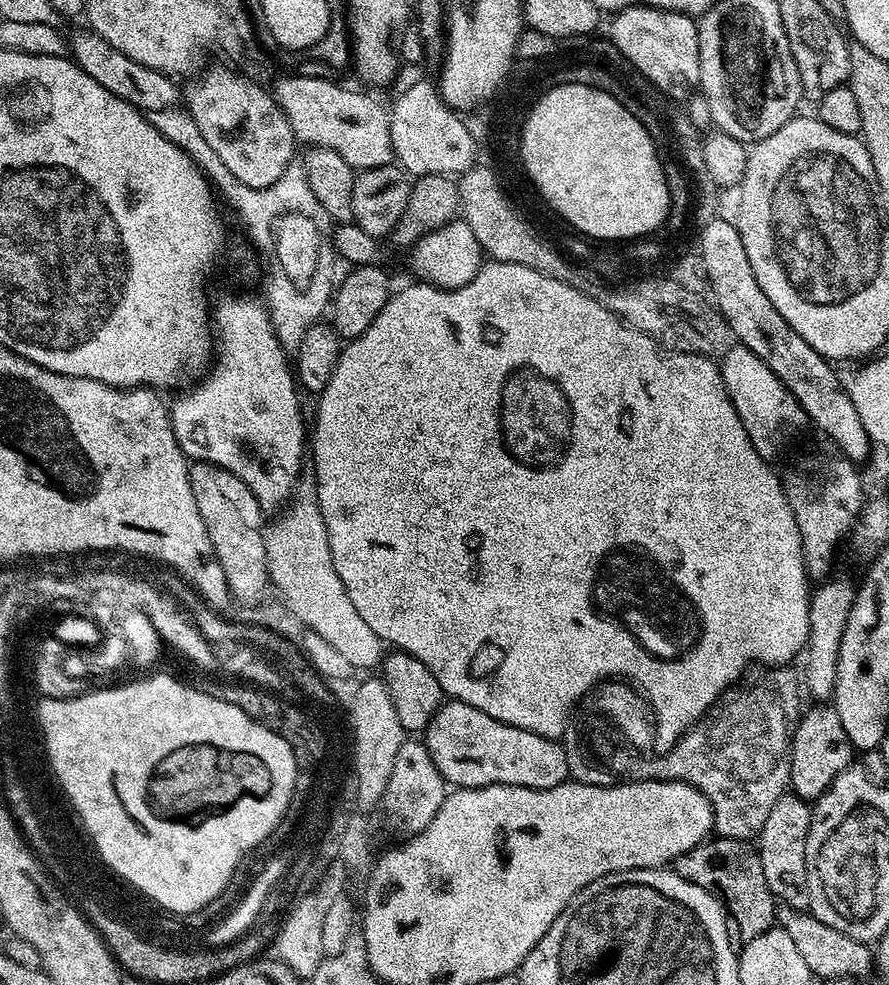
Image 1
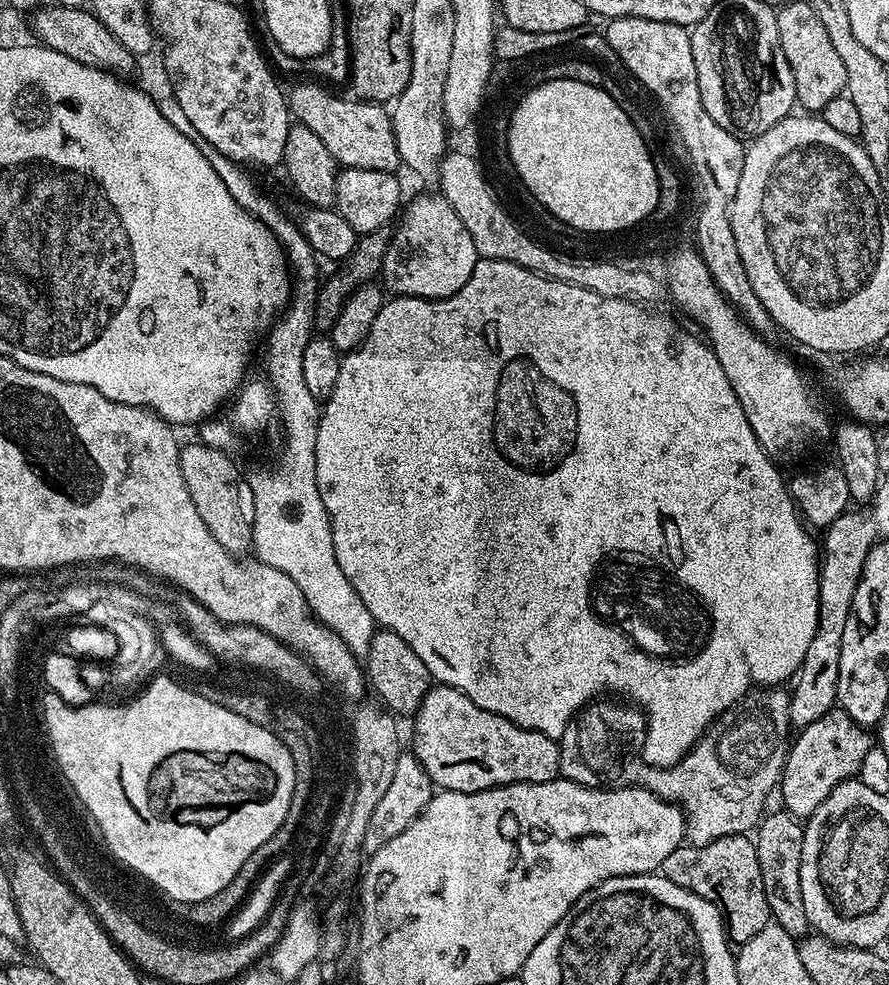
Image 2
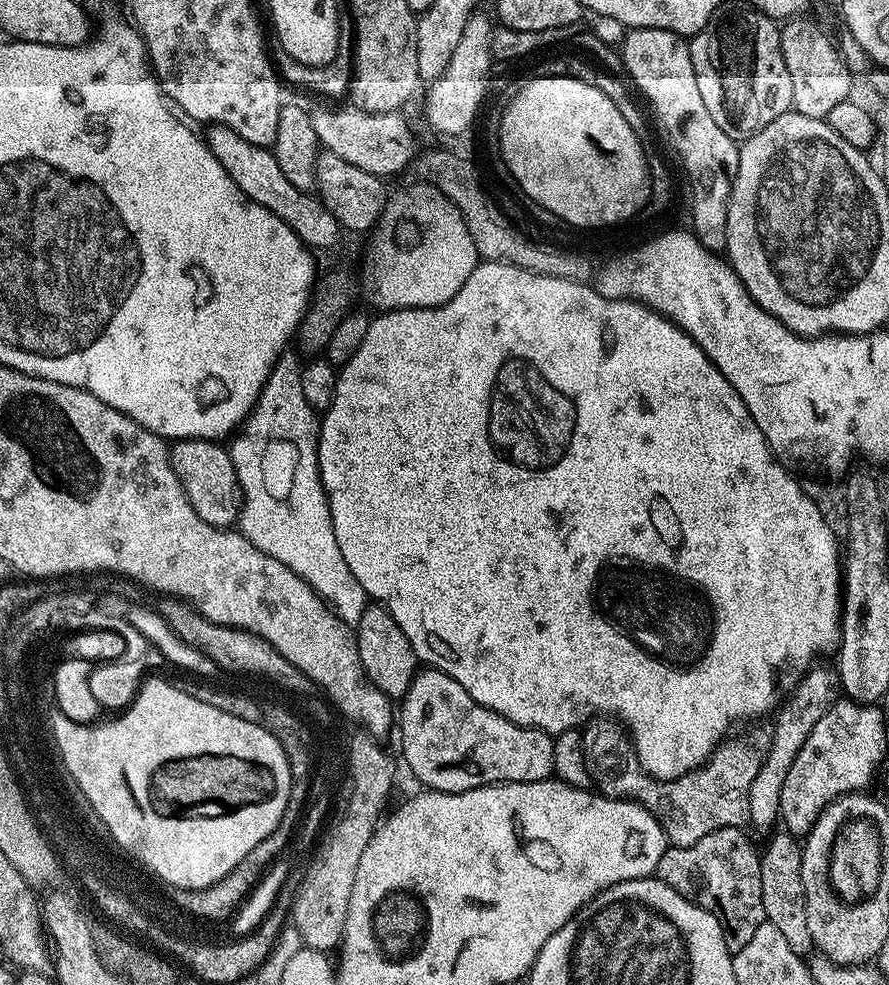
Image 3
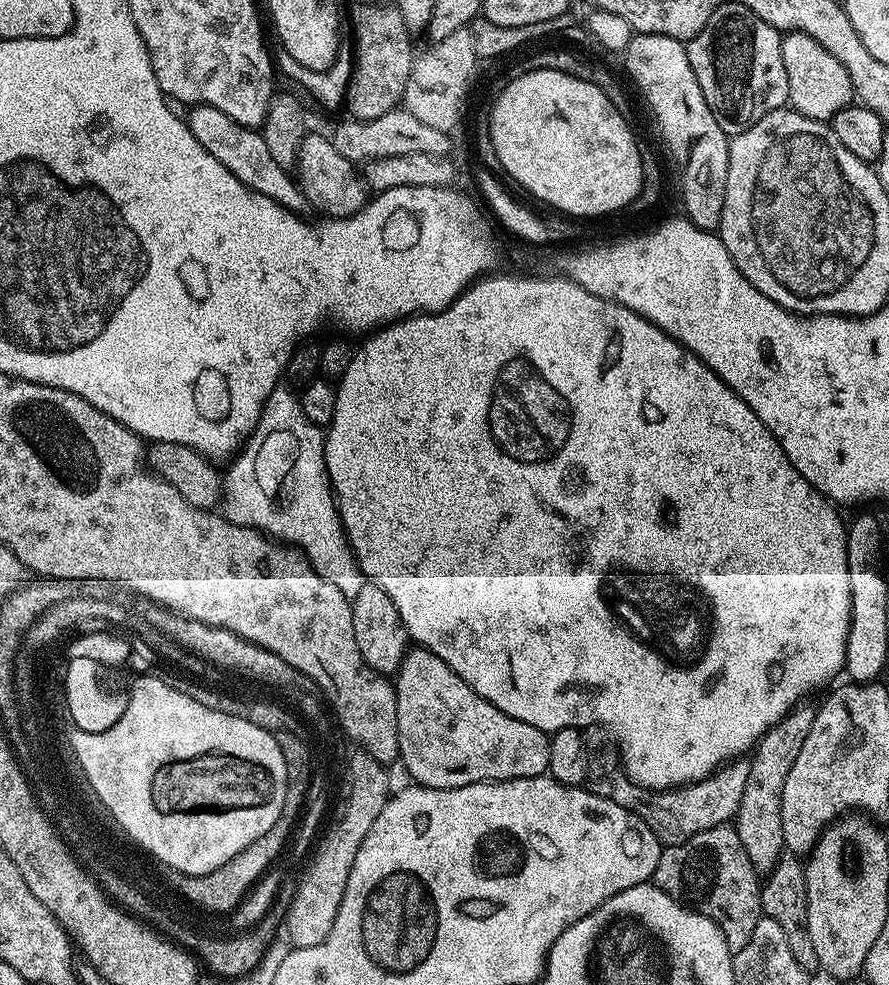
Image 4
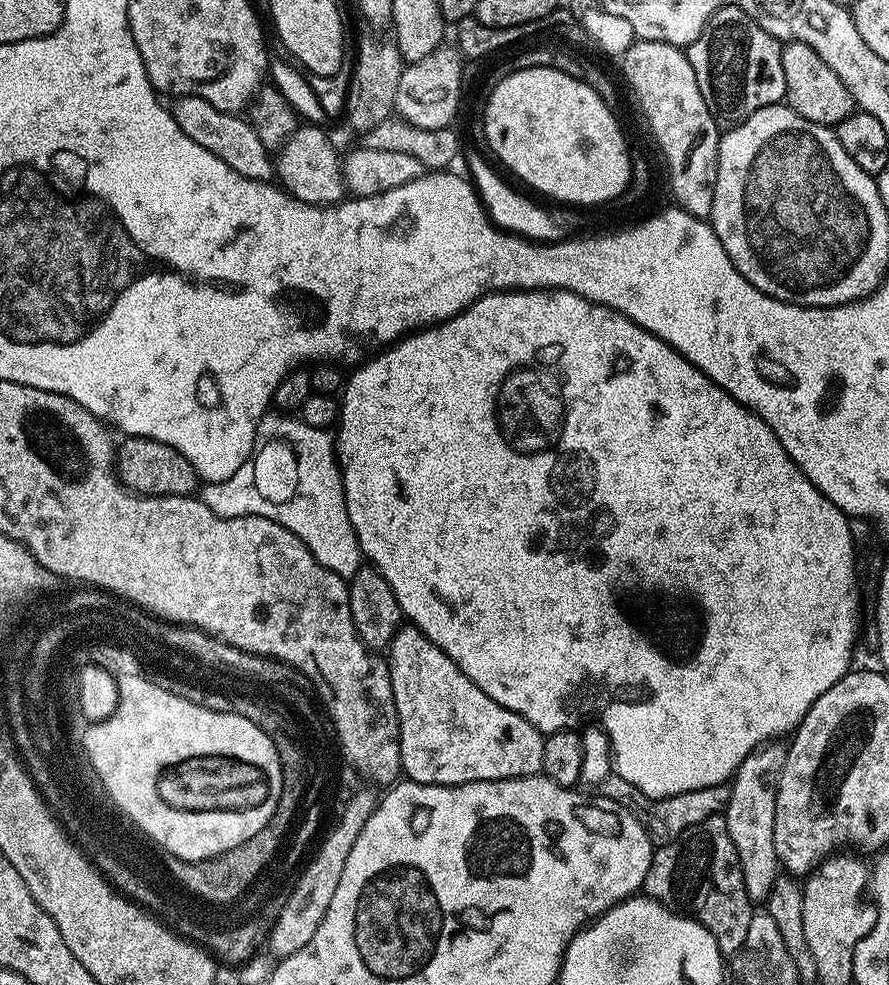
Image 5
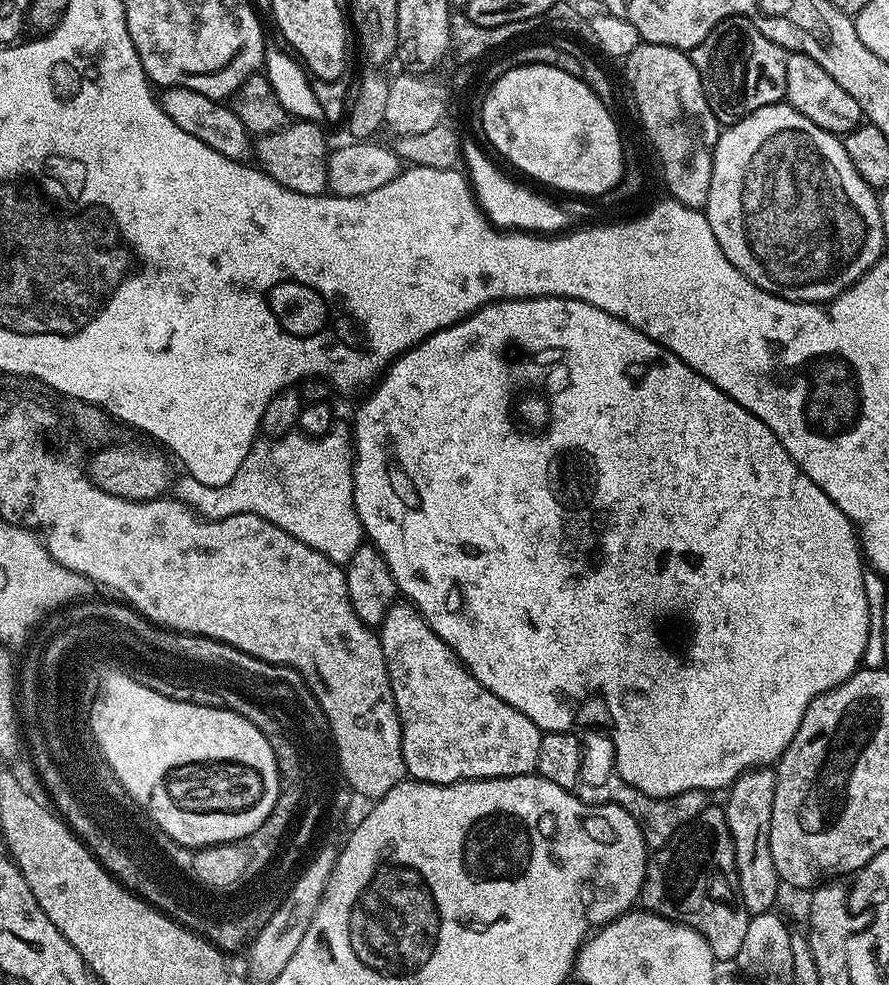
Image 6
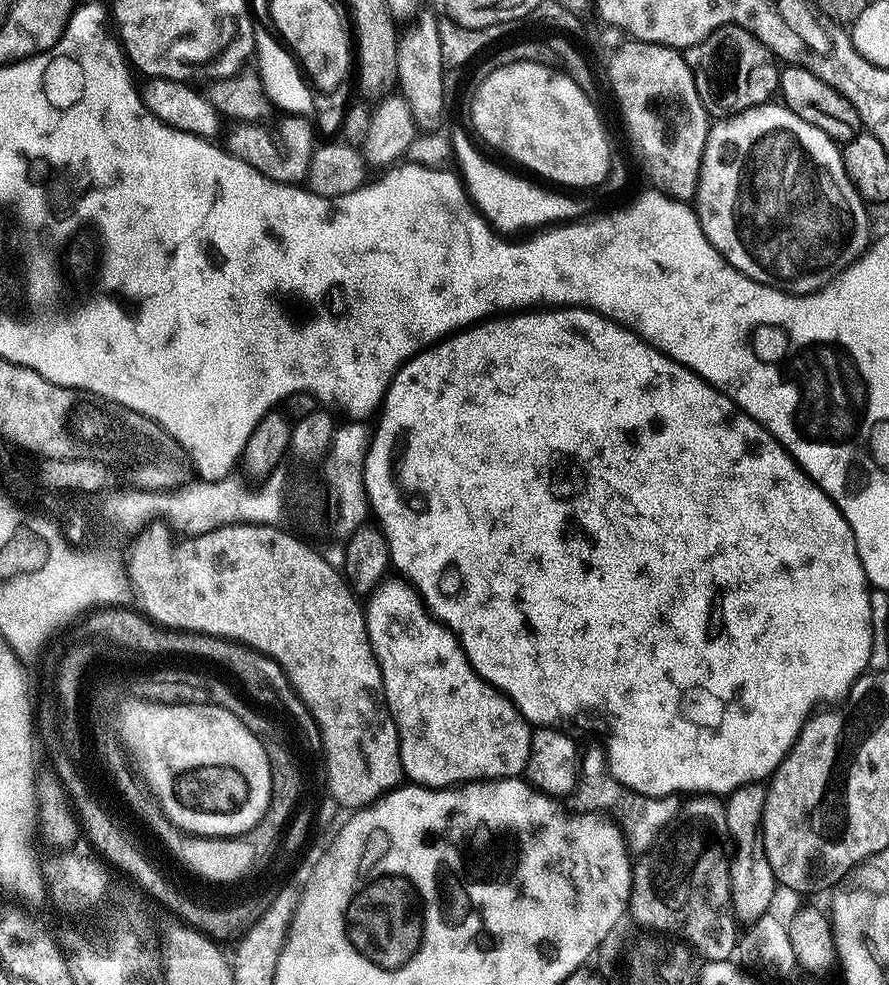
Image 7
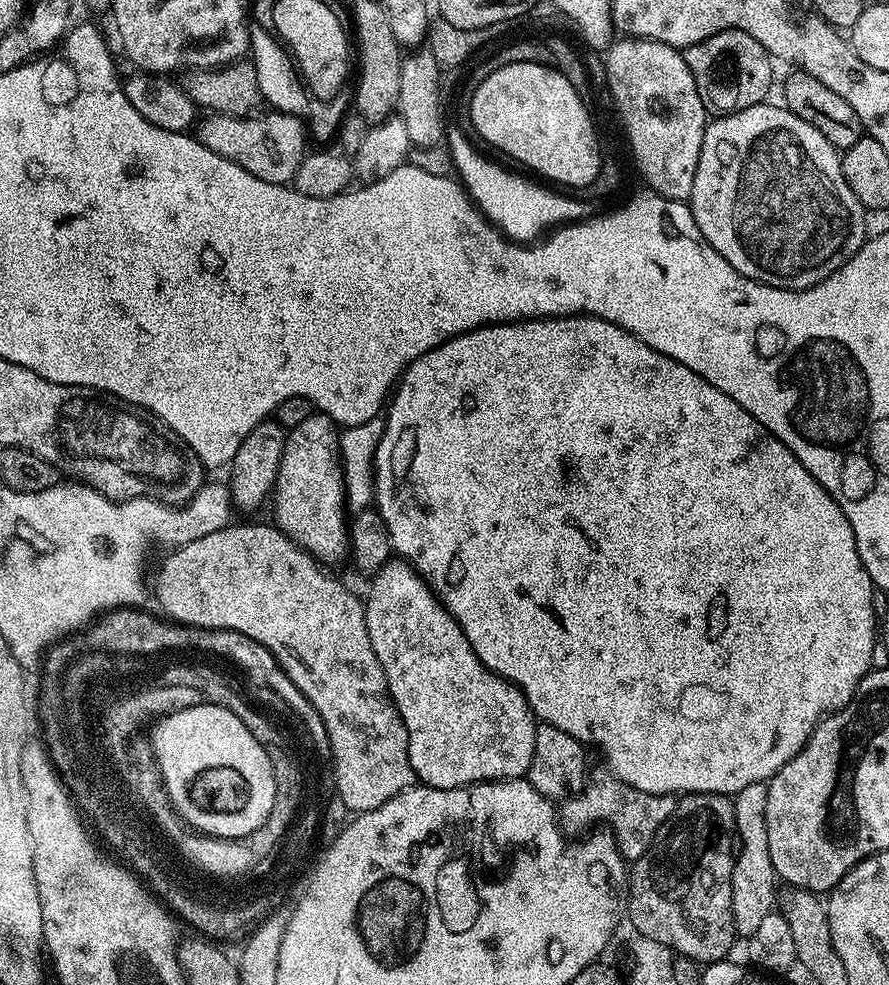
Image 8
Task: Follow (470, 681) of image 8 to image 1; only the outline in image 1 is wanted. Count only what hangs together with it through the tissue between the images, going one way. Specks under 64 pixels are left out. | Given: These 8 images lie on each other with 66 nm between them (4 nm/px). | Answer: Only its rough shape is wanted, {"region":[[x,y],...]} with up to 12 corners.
{"region":[[445,699],[422,733],[456,788],[546,790],[560,740]]}

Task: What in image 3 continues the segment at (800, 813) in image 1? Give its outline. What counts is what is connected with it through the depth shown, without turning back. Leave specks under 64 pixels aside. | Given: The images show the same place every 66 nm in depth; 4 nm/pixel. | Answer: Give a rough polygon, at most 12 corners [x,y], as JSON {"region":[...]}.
{"region":[[787,830],[760,852],[762,910],[790,950],[813,955],[801,841]]}

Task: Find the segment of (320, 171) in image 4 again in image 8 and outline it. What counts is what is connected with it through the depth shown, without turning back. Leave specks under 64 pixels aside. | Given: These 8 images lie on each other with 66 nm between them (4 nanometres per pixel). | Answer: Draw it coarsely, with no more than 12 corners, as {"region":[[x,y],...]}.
{"region":[[212,114],[198,139],[262,182],[295,181],[299,115]]}

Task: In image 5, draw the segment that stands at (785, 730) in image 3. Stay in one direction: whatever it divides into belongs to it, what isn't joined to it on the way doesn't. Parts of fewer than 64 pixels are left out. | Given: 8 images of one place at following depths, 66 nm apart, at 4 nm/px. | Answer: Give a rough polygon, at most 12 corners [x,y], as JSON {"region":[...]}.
{"region":[[761,744],[738,766],[723,818],[746,892],[767,901],[776,791],[787,747]]}

